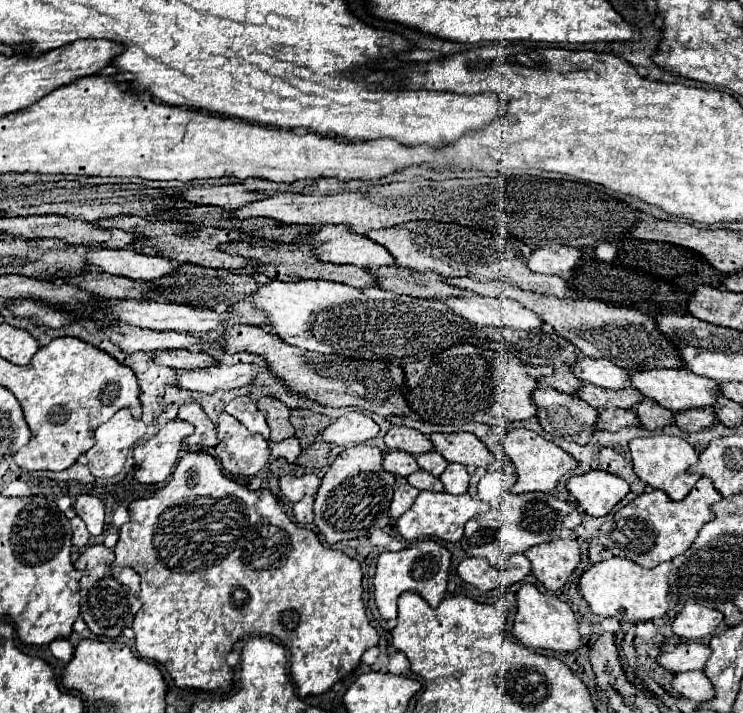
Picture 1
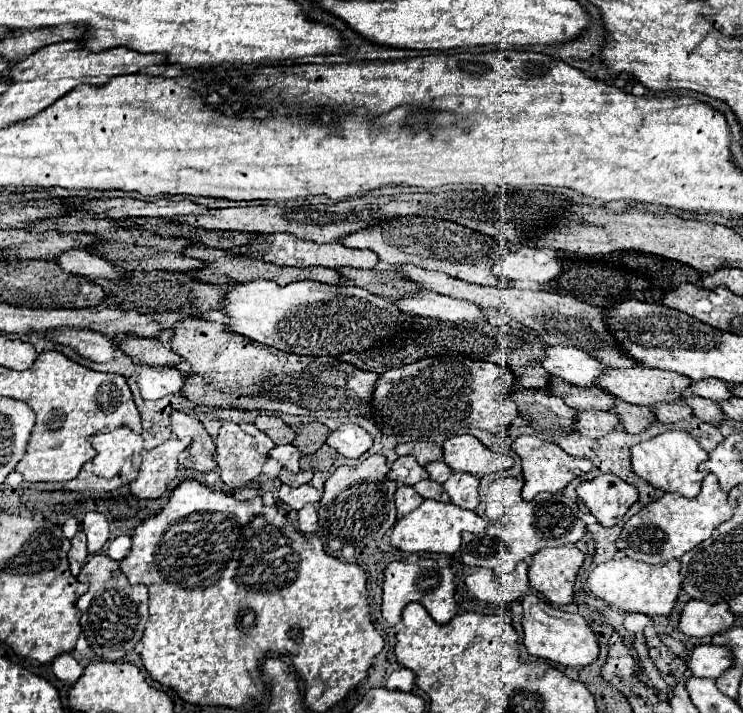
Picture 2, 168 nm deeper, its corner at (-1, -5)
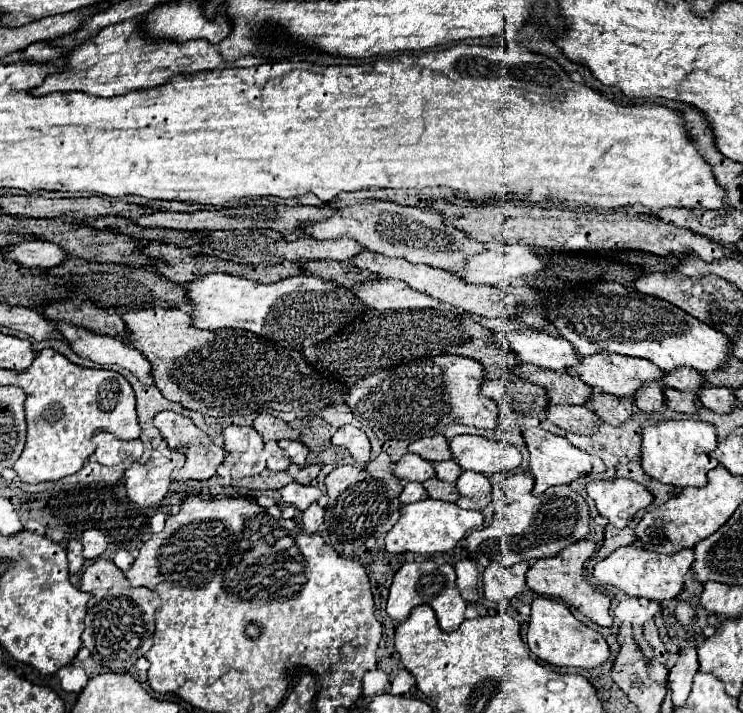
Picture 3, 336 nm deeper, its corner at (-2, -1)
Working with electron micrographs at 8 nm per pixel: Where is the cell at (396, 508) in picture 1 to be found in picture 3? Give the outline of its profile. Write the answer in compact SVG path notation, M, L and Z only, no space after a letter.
M406 483L404 491L400 495L402 505L416 503L416 501L424 501L424 499L428 499L428 495L426 495L426 489L422 487L422 483Z

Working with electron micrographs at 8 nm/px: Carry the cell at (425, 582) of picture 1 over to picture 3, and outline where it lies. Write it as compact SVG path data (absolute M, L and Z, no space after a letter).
M424 561L424 563L404 563L400 567L400 571L394 575L392 587L390 587L390 595L388 595L388 605L386 611L392 619L396 621L404 621L408 619L410 611L418 605L430 605L440 621L440 627L444 631L456 631L462 621L464 621L464 611L466 611L466 599L462 599L460 589L456 587L456 575L454 575L454 567L444 563L438 565L434 561Z

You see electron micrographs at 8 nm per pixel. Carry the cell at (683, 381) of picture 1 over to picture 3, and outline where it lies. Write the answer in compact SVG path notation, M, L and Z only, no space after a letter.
M598 351L594 355L580 357L580 363L576 367L568 367L568 373L572 377L582 379L586 385L602 391L602 393L612 393L616 397L632 397L636 389L642 387L646 381L660 381L664 371L660 371L654 363L648 359L636 359L636 357L624 357L608 351Z

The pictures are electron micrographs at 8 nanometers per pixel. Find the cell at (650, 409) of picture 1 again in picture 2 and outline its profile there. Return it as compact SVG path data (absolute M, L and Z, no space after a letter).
M617 401L613 411L619 415L619 421L623 423L627 433L641 433L645 431L651 423L655 423L655 413L649 407L639 407L639 405L629 405L623 401Z

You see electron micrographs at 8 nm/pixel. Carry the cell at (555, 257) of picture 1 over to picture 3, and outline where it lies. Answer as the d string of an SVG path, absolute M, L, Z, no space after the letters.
M488 243L486 251L472 255L456 275L472 285L496 285L496 281L534 275L542 269L544 263L532 247Z

